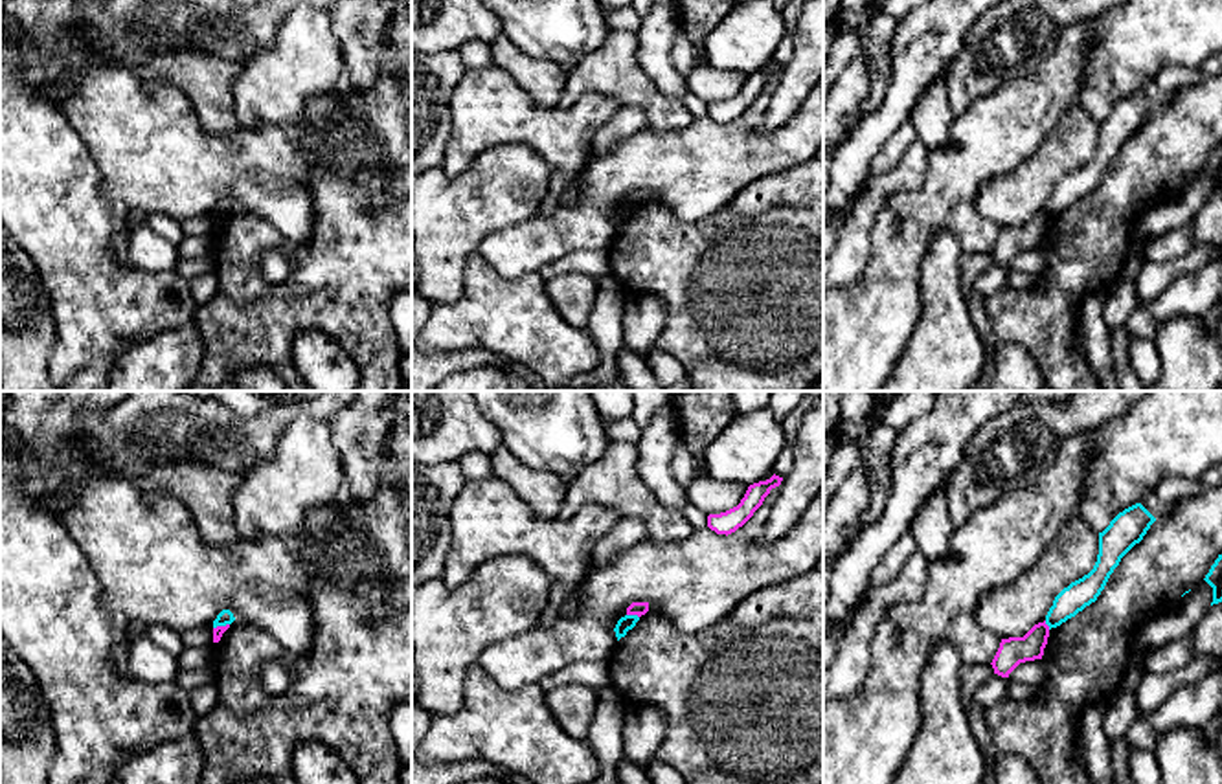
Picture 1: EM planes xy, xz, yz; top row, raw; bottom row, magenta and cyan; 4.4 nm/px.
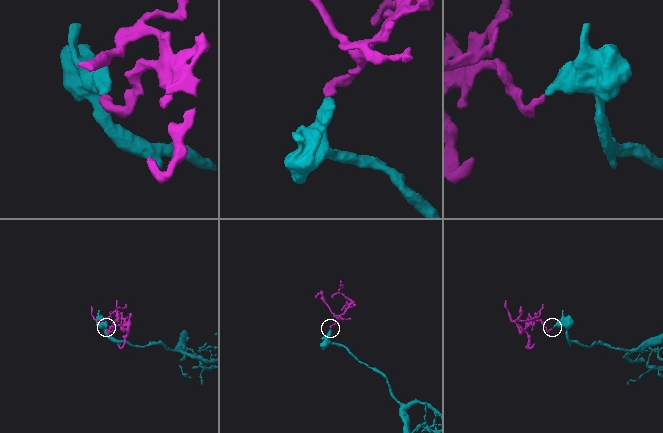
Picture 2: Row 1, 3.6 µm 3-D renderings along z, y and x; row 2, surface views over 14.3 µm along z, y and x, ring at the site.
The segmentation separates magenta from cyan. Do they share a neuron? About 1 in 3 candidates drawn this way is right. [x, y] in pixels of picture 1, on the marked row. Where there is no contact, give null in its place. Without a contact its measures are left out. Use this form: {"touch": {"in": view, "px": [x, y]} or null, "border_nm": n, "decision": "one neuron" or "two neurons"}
{"touch": {"in": "xz", "px": [633, 614]}, "border_nm": 60, "decision": "two neurons"}

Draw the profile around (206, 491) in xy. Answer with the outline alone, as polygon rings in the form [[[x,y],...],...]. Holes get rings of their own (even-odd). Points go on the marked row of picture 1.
[[[167,461],[153,466],[141,483],[180,499],[206,545],[228,547],[239,540],[233,494],[241,481],[239,474],[204,461]]]

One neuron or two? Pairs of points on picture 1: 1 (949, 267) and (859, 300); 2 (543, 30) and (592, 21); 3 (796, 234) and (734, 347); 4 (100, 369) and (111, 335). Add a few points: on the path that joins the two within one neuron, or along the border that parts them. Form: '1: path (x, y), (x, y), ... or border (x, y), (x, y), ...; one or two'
1: border (936, 237), (919, 272), (921, 314), (916, 320); two
2: path (555, 21), (579, 21); one
3: path (796, 261), (796, 270), (759, 307), (756, 320); one
4: border (113, 364), (96, 360), (78, 371); two

